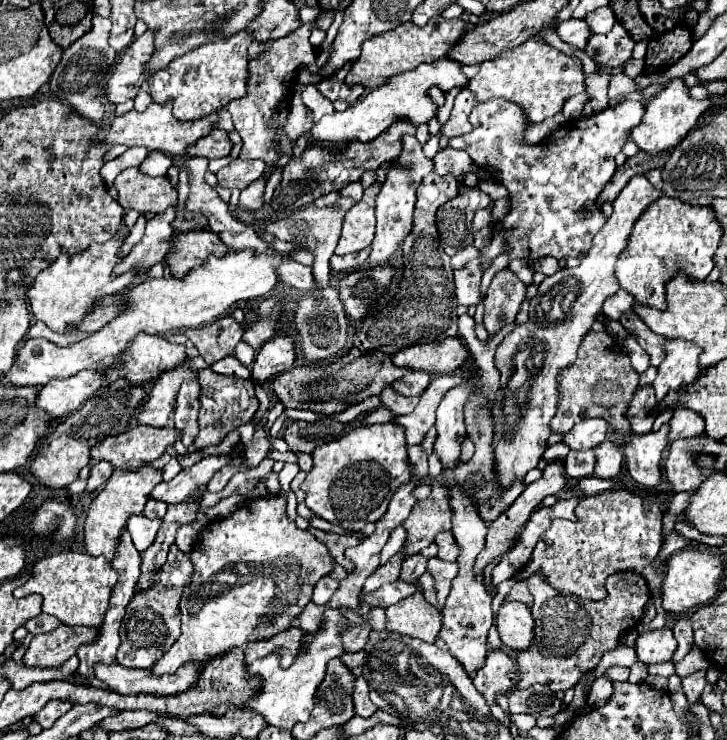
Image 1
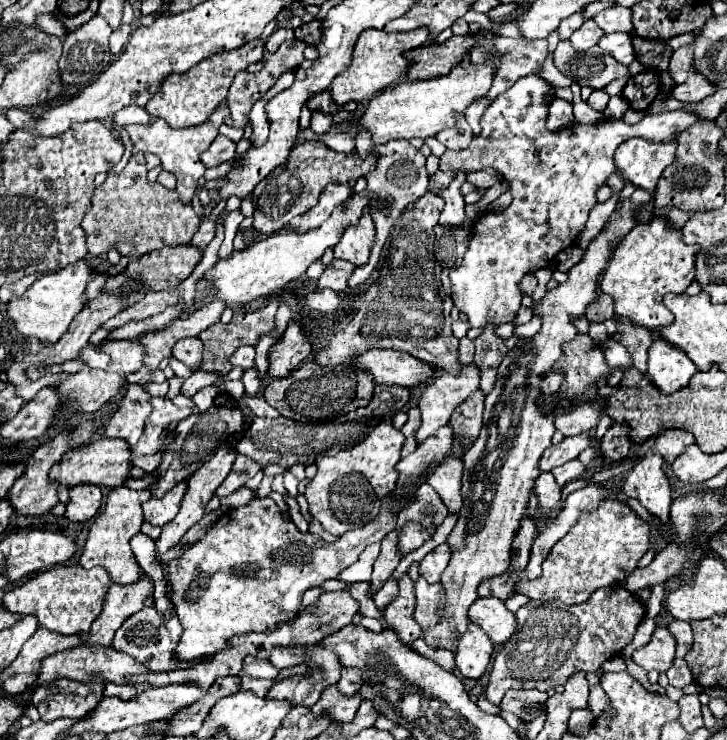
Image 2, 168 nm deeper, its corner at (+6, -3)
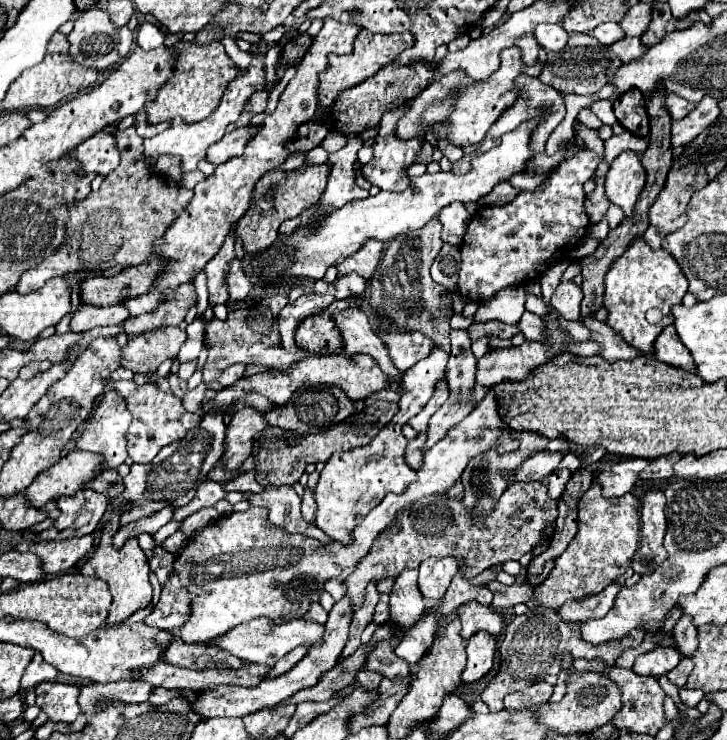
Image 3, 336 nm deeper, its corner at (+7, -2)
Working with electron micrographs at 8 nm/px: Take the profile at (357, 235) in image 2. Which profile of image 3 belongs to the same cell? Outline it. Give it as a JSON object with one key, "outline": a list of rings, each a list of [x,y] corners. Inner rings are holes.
{"outline":[[[369,239],[369,243],[365,243],[365,247],[361,247],[361,251],[349,255],[349,259],[343,259],[341,265],[337,265],[339,275],[347,275],[347,273],[355,271],[365,279],[371,279],[377,263],[381,259],[381,251],[383,251],[383,243],[377,239]]]}

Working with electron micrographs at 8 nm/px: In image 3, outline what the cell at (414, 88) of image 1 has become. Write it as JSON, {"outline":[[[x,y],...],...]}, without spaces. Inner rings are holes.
{"outline":[[[509,47],[509,49],[501,51],[501,65],[499,65],[499,69],[493,75],[489,75],[489,79],[483,79],[483,83],[473,83],[465,75],[465,71],[453,71],[449,75],[443,75],[441,81],[431,83],[429,87],[423,89],[421,95],[417,95],[411,101],[409,109],[399,119],[397,137],[411,139],[411,137],[417,137],[419,133],[425,135],[429,129],[435,129],[437,135],[439,135],[439,139],[449,139],[457,147],[479,143],[485,137],[485,133],[489,131],[489,127],[497,121],[497,117],[501,115],[501,111],[515,101],[517,89],[515,89],[513,81],[515,81],[515,77],[521,71],[523,71],[521,51],[517,47]],[[447,97],[453,97],[453,101],[455,101],[451,115],[447,119],[435,123],[435,125],[425,125],[425,121],[421,119],[421,115],[425,113],[425,107],[435,105],[435,103],[441,103],[441,99],[447,99]]]}

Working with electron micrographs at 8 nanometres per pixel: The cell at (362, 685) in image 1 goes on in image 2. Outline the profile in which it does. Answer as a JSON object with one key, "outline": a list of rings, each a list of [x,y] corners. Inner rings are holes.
{"outline":[[[330,686],[310,710],[314,716],[328,714],[334,722],[350,722],[354,720],[354,712],[358,710],[360,702],[362,696],[344,696],[338,692],[337,686]]]}

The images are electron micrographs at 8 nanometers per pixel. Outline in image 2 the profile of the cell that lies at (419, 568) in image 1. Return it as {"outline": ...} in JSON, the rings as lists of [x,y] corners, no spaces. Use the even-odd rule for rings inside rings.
{"outline":[[[390,578],[390,580],[374,594],[374,604],[376,604],[376,608],[378,608],[378,610],[384,610],[384,608],[394,600],[396,594],[398,594],[398,582]]]}

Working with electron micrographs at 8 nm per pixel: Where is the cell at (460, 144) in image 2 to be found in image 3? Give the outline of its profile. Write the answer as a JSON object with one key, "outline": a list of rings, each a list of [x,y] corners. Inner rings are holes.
{"outline":[[[441,139],[439,143],[437,143],[437,149],[451,161],[451,163],[455,163],[455,161],[459,161],[461,157],[463,157],[463,151],[459,149],[459,147],[453,147],[449,141],[445,141],[445,139]]]}

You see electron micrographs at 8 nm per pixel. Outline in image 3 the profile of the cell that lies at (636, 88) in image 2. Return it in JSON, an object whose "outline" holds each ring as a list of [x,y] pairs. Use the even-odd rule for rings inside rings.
{"outline":[[[629,91],[629,95],[621,95],[621,99],[615,99],[613,109],[619,123],[625,129],[641,137],[649,133],[649,117],[645,111],[645,97],[641,95],[641,91]]]}

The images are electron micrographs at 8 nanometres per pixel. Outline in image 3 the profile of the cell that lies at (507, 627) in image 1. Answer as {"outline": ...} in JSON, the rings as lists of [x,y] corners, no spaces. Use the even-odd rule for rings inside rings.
{"outline":[[[469,601],[457,609],[461,617],[461,635],[469,639],[477,631],[487,631],[489,635],[499,635],[503,631],[503,615],[497,613],[493,607],[481,605],[477,601]]]}

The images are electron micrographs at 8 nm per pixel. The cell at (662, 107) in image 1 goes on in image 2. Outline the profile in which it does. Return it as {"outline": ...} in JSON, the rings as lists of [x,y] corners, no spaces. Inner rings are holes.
{"outline":[[[630,138],[616,150],[616,172],[622,172],[634,188],[654,192],[664,168],[674,160],[676,146],[676,140],[674,144],[648,144],[648,140]]]}

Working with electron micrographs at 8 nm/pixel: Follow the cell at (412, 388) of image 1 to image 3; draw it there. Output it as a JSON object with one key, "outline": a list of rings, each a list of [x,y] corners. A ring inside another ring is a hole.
{"outline":[[[383,389],[365,399],[365,409],[359,411],[359,415],[355,413],[349,419],[345,419],[345,423],[335,423],[333,427],[325,427],[317,433],[293,435],[291,431],[267,425],[265,431],[261,431],[261,435],[257,435],[257,439],[253,441],[251,457],[255,459],[255,479],[261,485],[293,485],[309,463],[327,461],[335,451],[349,451],[353,447],[367,445],[379,433],[379,429],[393,419],[397,411],[399,411],[397,391]]]}

